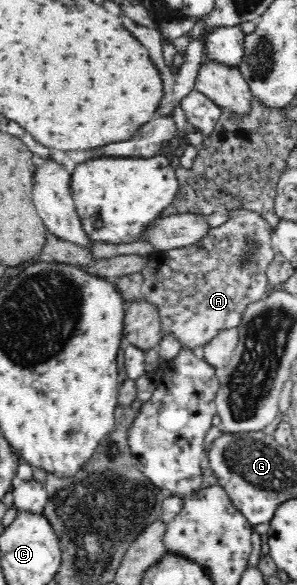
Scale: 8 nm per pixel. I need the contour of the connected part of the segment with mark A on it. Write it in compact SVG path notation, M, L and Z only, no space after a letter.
M234 211L226 213L229 216L228 220L218 228L213 229L206 239L203 239L201 242L190 247L171 248L163 251L156 250L151 256L148 256L148 260L140 272L143 276L143 283L141 284L142 300L152 305L152 307L158 311L161 324L159 332L160 339L172 336L174 340L178 340L178 342L180 342L181 348L185 348L185 350L192 351L196 350L196 348L202 348L202 346L208 344L221 330L226 328L237 328L241 321L242 312L246 310L246 306L248 306L250 302L256 302L256 300L260 300L262 296L266 296L266 286L268 282L267 268L270 261L275 257L275 253L272 250L273 230L268 227L268 224L264 223L262 215L255 212Z

